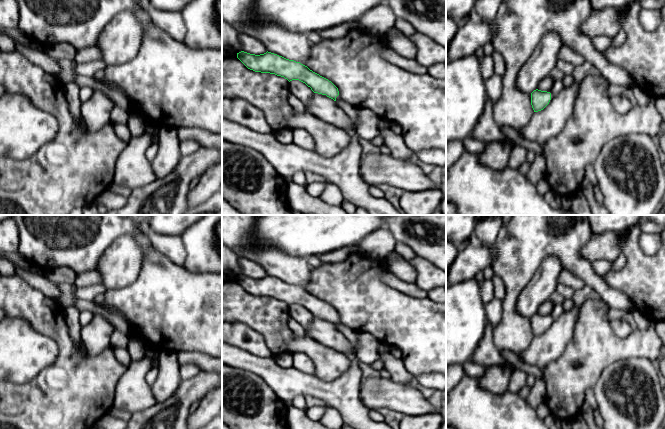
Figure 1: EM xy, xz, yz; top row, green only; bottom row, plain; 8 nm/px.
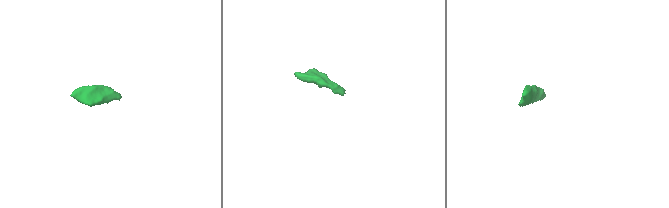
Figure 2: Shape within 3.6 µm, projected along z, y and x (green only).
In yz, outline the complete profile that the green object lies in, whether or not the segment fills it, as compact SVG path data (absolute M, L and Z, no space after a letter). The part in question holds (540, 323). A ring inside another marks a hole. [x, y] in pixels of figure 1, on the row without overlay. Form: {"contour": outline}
{"contour": "M536 313L531 317L531 329L534 336L543 334L549 328L550 324L550 316Z"}

